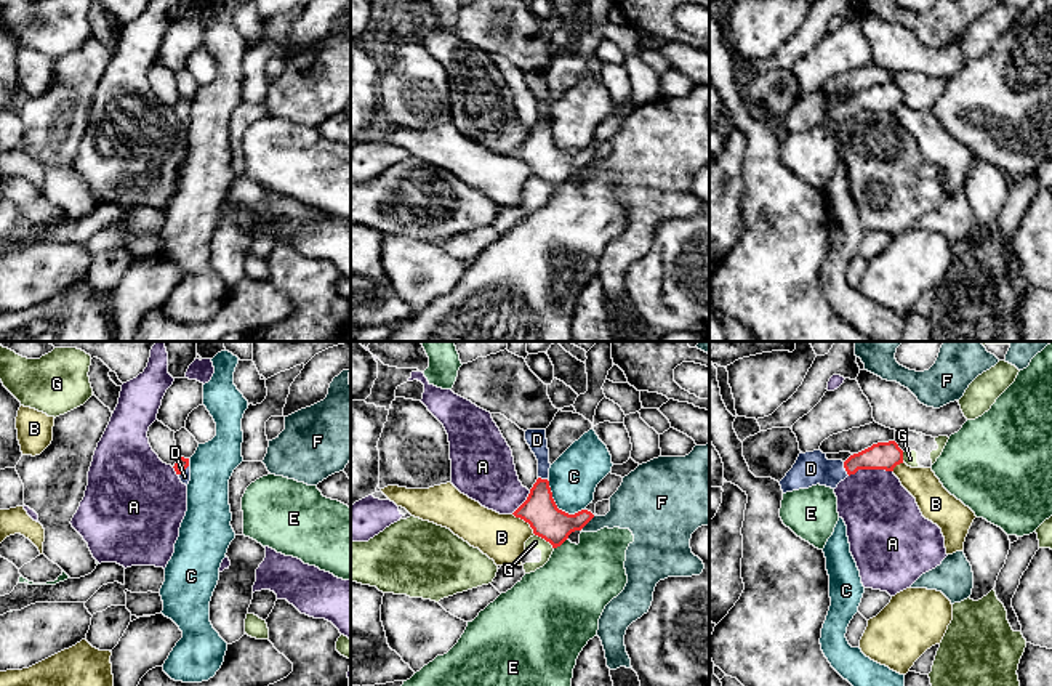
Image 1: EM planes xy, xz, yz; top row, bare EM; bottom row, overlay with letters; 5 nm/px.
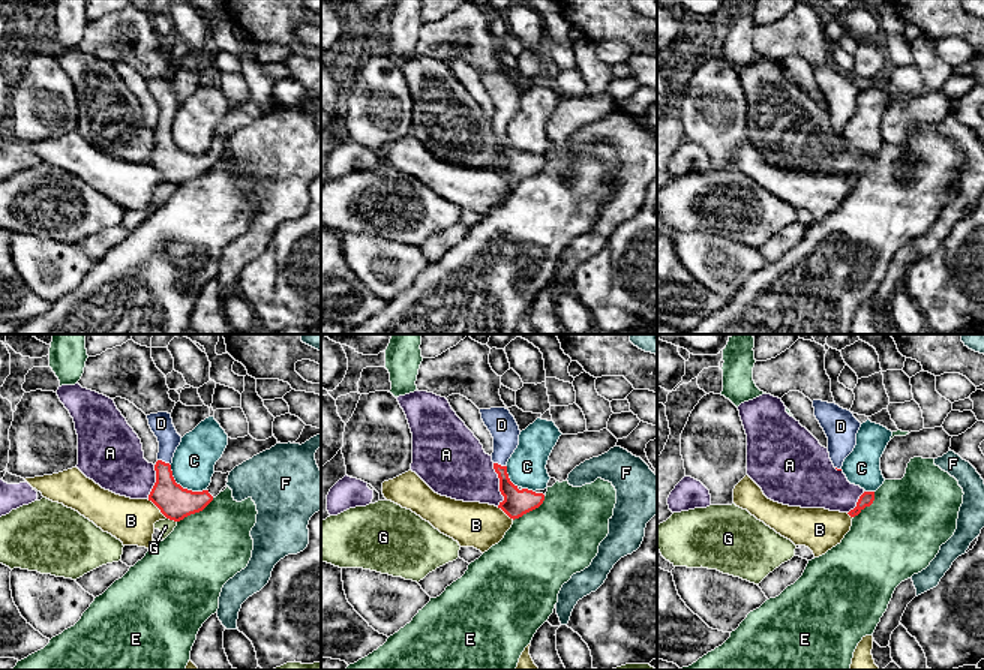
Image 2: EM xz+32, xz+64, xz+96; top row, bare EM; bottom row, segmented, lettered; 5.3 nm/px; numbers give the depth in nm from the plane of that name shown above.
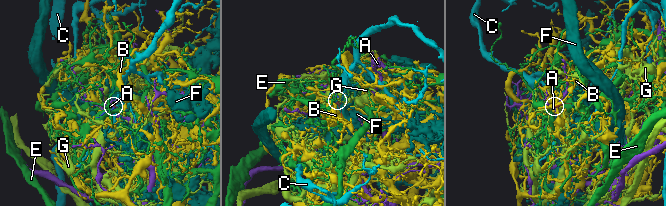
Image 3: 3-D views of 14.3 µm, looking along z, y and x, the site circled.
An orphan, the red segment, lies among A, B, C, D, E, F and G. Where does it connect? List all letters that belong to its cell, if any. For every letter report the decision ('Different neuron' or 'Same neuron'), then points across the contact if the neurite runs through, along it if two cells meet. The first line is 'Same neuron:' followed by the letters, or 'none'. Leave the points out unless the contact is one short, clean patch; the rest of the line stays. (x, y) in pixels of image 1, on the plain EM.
Same neuron: D
A: Different neuron. Boundary: yz (892, 111), (857, 111), (849, 117)
B: Different neuron. Boundary: xz (513, 154), (522, 159), (535, 175)
C: Different neuron. Boundary: xz (546, 121), (551, 138), (559, 149), (569, 154), (583, 151)
D: Same neuron. Path across: xy (181, 104), (184, 109), (184, 117)
E: Different neuron
F: Different neuron
G: Different neuron. Boundary: xz (535, 175), (543, 178), (553, 189)

